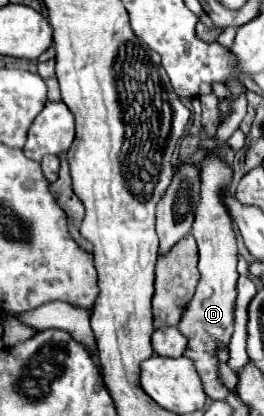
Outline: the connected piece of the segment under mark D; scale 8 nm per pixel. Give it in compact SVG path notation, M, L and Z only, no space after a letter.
M209 157L201 163L201 203L195 213L193 223L193 237L197 239L199 247L199 271L201 281L197 285L195 297L191 299L179 329L187 337L187 349L185 357L189 357L205 385L205 393L213 399L225 399L229 395L229 389L221 383L219 375L219 357L217 349L227 347L231 341L233 325L235 325L235 285L239 279L237 273L237 239L233 231L231 215L227 213L227 207L221 201L221 191L227 189L231 183L231 167L225 165L221 157Z

